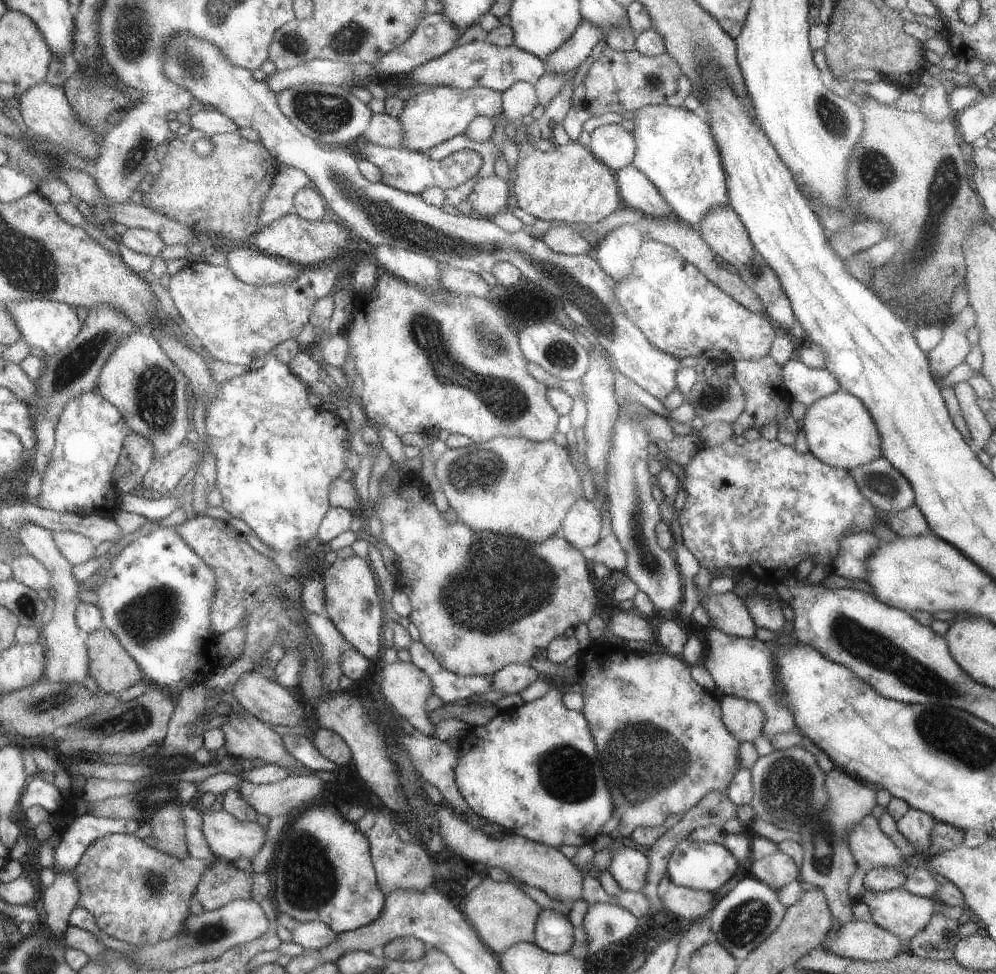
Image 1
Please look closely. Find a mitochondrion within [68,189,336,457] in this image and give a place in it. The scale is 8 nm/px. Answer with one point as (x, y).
(155, 392)

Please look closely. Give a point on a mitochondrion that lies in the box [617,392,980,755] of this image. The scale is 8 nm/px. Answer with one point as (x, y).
(867, 645)

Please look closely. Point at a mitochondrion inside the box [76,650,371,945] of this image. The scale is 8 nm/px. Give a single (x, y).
(309, 881)

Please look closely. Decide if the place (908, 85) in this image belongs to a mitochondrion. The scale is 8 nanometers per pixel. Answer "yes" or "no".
no

